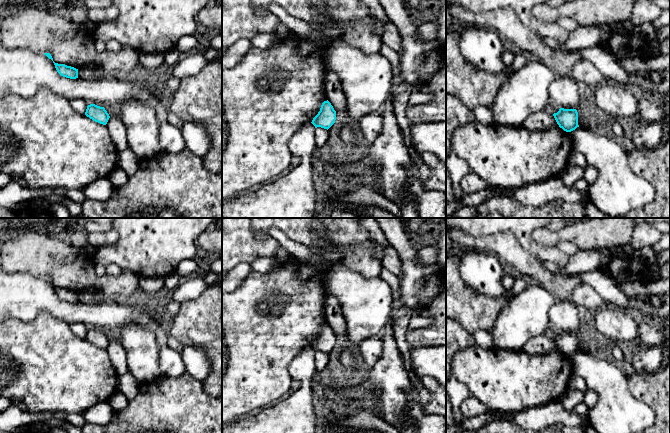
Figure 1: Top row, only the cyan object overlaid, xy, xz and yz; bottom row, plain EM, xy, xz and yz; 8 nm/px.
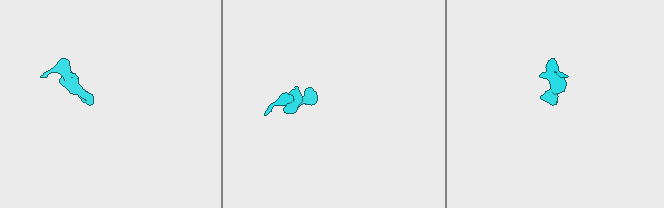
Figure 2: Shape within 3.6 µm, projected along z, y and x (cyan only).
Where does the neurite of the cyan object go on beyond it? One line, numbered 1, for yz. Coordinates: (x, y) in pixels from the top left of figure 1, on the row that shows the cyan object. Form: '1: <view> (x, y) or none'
1: none

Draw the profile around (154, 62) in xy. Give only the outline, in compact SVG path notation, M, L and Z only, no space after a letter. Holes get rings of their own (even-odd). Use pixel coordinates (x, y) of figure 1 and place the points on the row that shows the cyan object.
M139 53L139 63L150 74L159 74L164 68L164 54L162 53Z

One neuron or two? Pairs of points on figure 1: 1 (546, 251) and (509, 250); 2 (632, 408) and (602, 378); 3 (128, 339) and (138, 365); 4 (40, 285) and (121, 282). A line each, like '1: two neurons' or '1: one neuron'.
1: two neurons
2: one neuron
3: one neuron
4: two neurons

